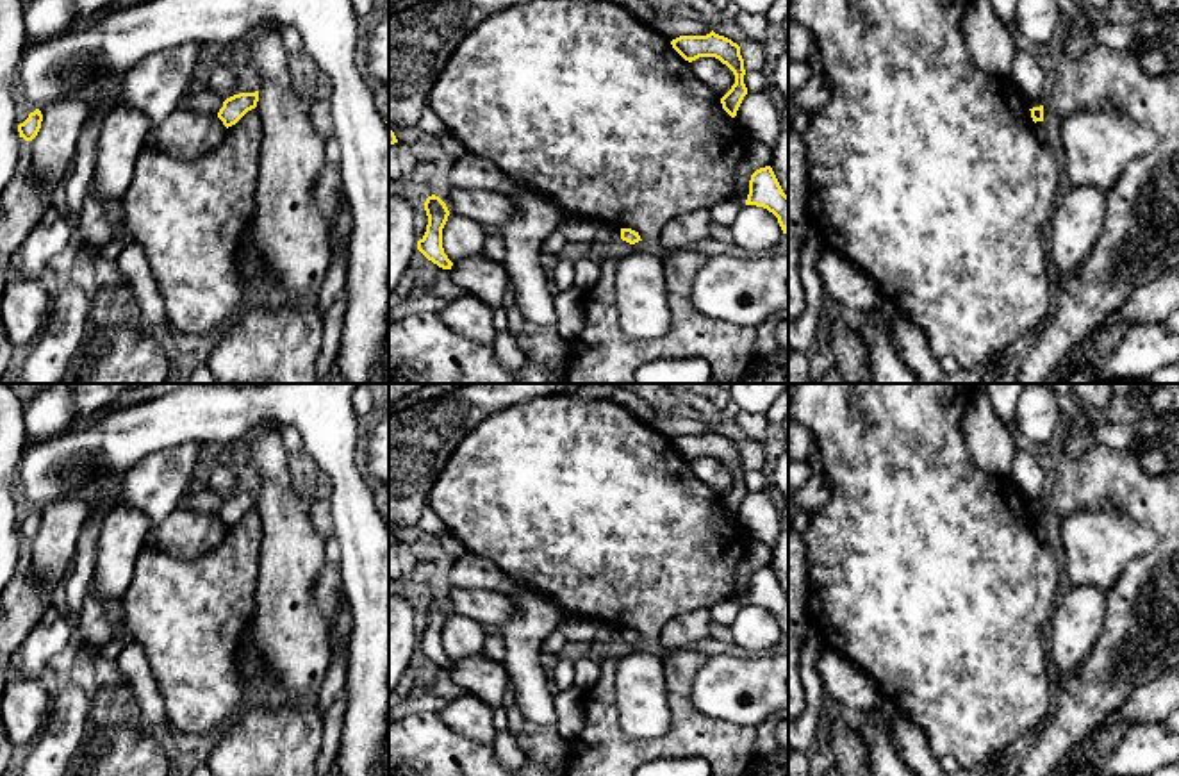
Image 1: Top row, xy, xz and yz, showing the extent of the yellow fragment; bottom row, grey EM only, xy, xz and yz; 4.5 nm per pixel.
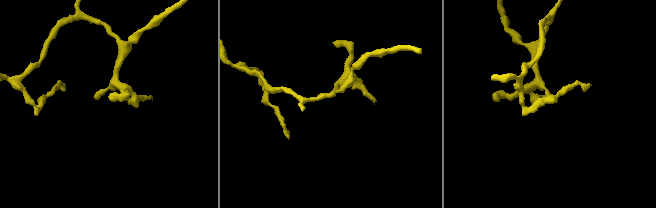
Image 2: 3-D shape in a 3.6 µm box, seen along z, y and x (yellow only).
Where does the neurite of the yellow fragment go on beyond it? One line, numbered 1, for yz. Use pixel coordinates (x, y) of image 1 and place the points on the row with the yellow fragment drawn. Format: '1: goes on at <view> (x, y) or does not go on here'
1: does not go on here

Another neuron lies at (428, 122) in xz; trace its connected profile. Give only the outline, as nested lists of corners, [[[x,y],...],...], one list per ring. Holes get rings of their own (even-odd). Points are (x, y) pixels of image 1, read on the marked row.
[[[428,105],[421,111],[417,127],[425,132],[437,136],[437,137],[441,137],[446,132],[442,120]]]

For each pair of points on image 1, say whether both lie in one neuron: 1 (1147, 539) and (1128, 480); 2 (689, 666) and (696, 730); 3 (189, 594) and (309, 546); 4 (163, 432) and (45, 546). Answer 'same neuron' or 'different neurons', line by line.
1: different neurons
2: same neuron
3: different neurons
4: different neurons

